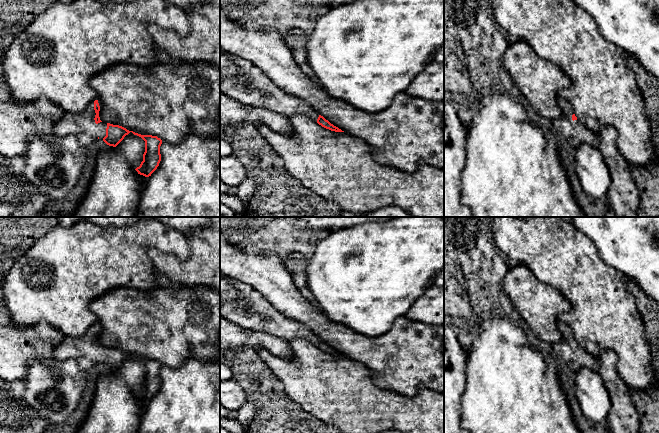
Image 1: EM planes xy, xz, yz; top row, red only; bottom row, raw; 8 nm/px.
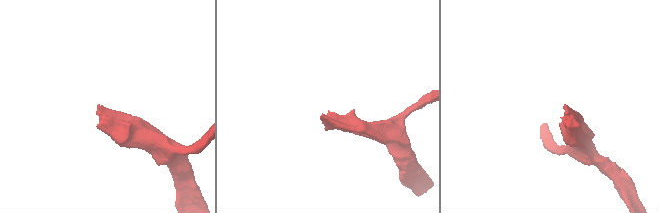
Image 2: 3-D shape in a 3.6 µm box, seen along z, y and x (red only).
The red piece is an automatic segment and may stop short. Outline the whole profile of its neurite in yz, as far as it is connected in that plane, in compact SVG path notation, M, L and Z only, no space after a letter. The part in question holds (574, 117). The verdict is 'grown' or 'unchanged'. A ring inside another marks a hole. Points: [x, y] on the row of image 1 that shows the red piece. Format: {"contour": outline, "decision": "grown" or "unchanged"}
{"contour": "M561 96L558 97L562 116L553 122L558 133L569 137L569 143L575 148L580 144L588 144L597 147L597 136L575 116L572 106Z", "decision": "grown"}

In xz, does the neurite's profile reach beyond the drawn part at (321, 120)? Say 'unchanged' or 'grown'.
grown

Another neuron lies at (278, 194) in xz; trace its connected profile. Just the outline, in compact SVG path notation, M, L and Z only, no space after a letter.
M221 125L220 139L232 146L232 155L243 164L246 176L257 184L255 195L246 203L244 217L338 217L341 214L339 204L316 195L287 171L281 157L260 135L256 126Z

